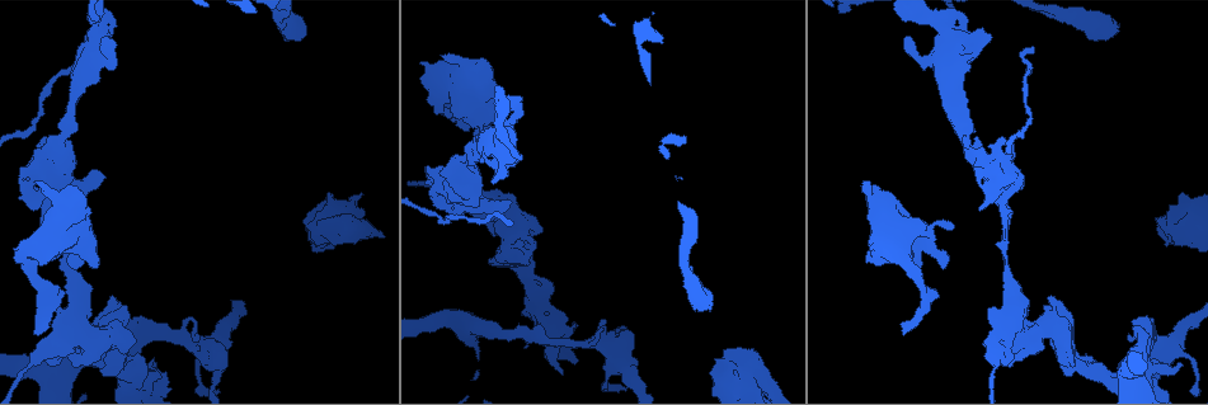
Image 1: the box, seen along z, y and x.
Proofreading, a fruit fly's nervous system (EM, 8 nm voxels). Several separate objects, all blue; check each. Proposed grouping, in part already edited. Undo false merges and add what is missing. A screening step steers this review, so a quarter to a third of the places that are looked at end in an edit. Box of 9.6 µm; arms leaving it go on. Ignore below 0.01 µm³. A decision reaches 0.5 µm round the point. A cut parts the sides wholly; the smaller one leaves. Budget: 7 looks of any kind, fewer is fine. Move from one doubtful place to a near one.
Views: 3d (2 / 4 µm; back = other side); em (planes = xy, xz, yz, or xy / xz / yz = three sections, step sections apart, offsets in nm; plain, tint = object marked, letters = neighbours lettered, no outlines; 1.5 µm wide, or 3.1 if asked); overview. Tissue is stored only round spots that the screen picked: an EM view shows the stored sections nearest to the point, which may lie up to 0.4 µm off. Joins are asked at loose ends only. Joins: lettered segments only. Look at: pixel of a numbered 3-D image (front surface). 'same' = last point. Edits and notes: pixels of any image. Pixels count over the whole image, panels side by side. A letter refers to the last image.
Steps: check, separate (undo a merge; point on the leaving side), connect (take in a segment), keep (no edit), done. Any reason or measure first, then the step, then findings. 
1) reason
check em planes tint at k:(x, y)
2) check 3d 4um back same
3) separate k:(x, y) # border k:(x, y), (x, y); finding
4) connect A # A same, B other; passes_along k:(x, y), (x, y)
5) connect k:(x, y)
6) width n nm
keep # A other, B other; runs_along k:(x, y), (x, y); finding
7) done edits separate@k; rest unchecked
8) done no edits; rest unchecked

end of a long branch
check 3d 4um at 1:(512, 224)

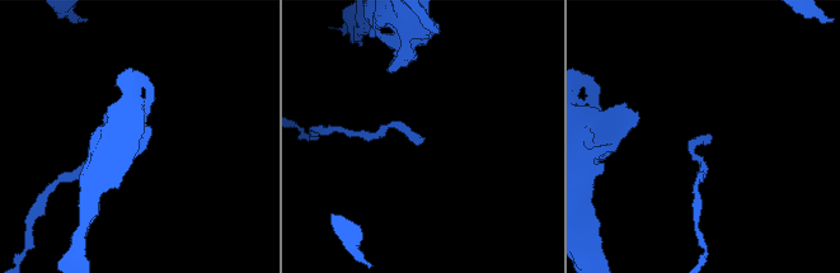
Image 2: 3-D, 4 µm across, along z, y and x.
check em planes tint at 2:(707, 141)

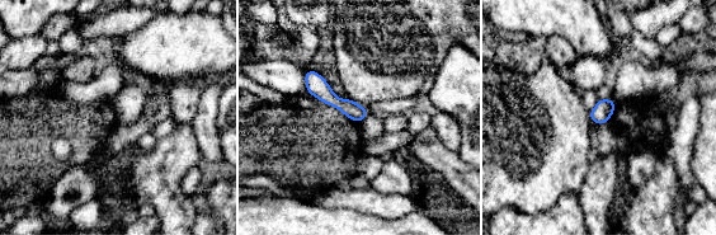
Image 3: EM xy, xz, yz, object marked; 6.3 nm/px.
see the neighbours
check em planes letters same

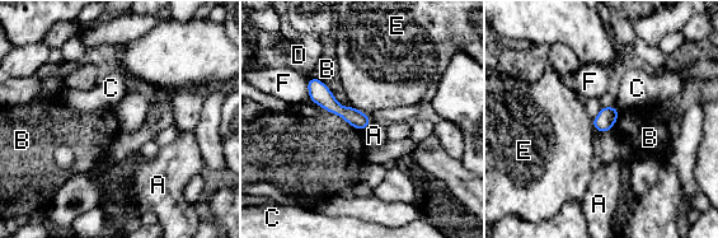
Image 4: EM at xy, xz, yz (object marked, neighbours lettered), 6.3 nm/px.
longest_contact B 320 nm
keep # A other, B other, C other, D other, E other, F other; runs_along 4:(311, 80), (336, 108), (365, 122); none of them fits

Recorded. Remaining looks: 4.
check em planes letters at 1:(927, 17)

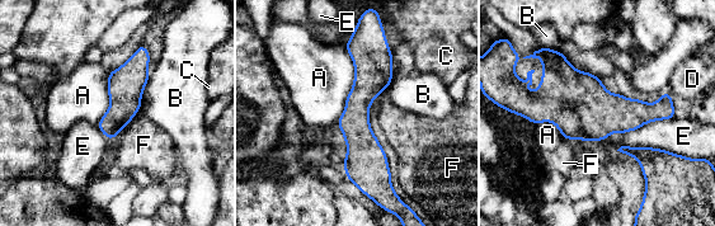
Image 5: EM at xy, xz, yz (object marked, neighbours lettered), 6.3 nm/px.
width 190 nm
keep # A other, B other, C other, D other, E other, F other; border 5:(344, 45), (353, 85), (335, 122); one neuron here

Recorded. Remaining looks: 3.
thick end
check em xz step 8 letters at 1:(36, 181)

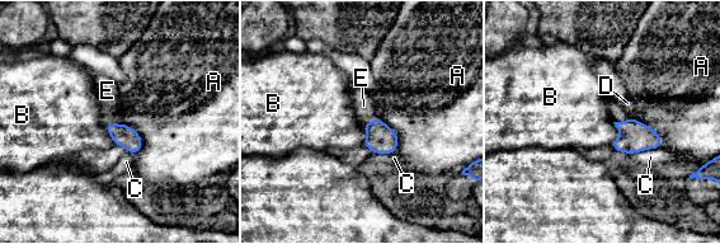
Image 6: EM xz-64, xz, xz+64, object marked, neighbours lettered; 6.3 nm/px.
longest_contact A 220 nm
connect E # A other, B other, C other, D other, E same; passes_along 6:(122, 135), (113, 123), (107, 90); the neuron continues

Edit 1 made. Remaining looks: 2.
done edits connect@6; rest unchecked

